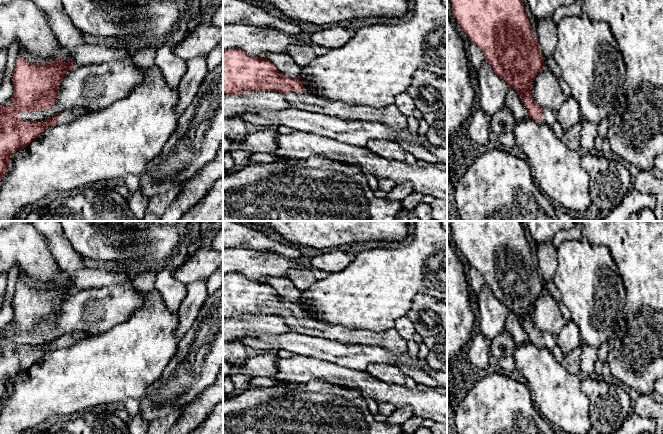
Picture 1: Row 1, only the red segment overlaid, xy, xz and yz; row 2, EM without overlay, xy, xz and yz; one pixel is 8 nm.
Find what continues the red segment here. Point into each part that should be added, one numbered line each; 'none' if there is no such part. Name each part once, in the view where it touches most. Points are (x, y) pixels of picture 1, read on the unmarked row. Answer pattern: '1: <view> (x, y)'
1: xz (389, 339)

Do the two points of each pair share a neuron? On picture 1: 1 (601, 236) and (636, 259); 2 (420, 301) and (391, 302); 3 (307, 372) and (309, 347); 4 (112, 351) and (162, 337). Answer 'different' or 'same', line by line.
1: same
2: different
3: different
4: same

